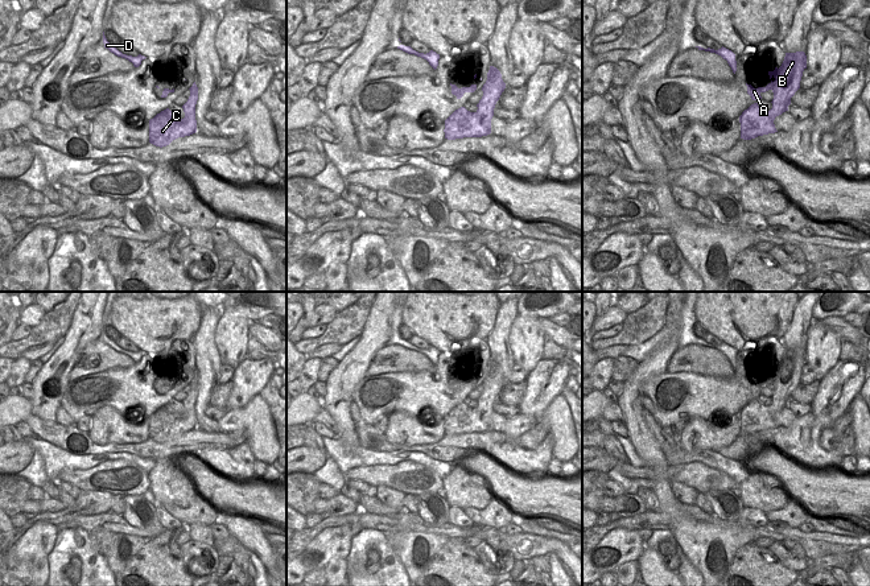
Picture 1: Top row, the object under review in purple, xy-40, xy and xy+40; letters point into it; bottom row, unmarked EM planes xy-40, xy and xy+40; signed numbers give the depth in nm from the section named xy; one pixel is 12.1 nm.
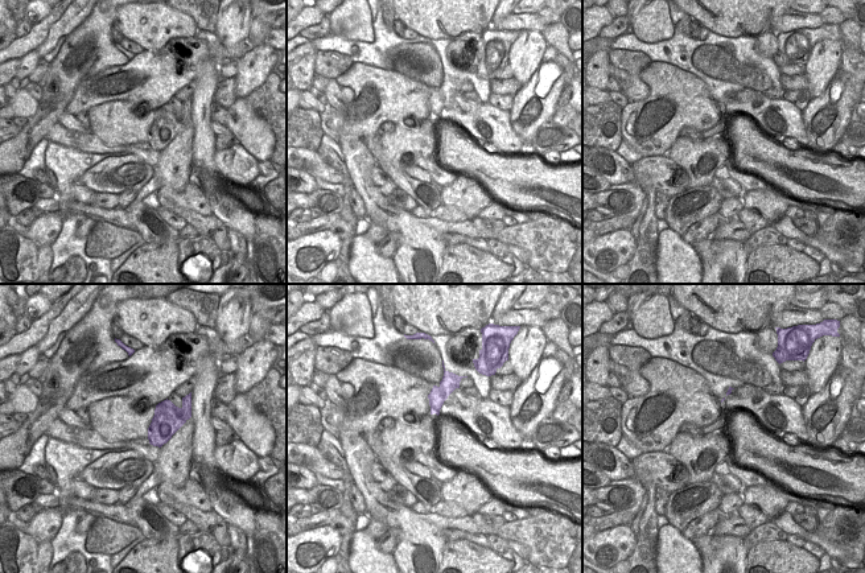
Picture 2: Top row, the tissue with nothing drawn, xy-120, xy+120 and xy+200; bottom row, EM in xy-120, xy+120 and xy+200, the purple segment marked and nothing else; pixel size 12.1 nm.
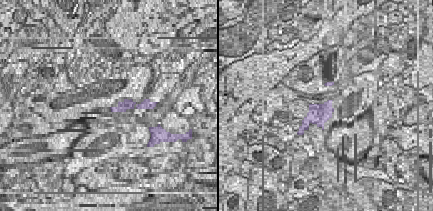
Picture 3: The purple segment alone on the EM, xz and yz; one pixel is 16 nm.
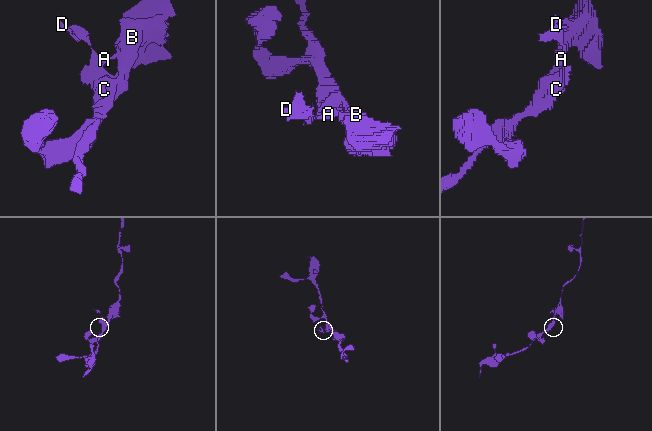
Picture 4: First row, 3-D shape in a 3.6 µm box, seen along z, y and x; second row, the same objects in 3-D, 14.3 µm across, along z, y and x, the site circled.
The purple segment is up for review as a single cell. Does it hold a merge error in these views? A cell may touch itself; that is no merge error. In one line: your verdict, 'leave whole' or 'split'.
leave whole

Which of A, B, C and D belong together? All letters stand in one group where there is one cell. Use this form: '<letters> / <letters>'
A B C D

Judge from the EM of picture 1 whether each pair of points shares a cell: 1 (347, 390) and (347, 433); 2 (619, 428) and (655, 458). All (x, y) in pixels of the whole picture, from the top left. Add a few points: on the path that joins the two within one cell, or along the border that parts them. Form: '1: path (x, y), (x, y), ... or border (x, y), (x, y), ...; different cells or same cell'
1: border (341, 390), (342, 400); different cells
2: border (622, 423), (629, 437); different cells

